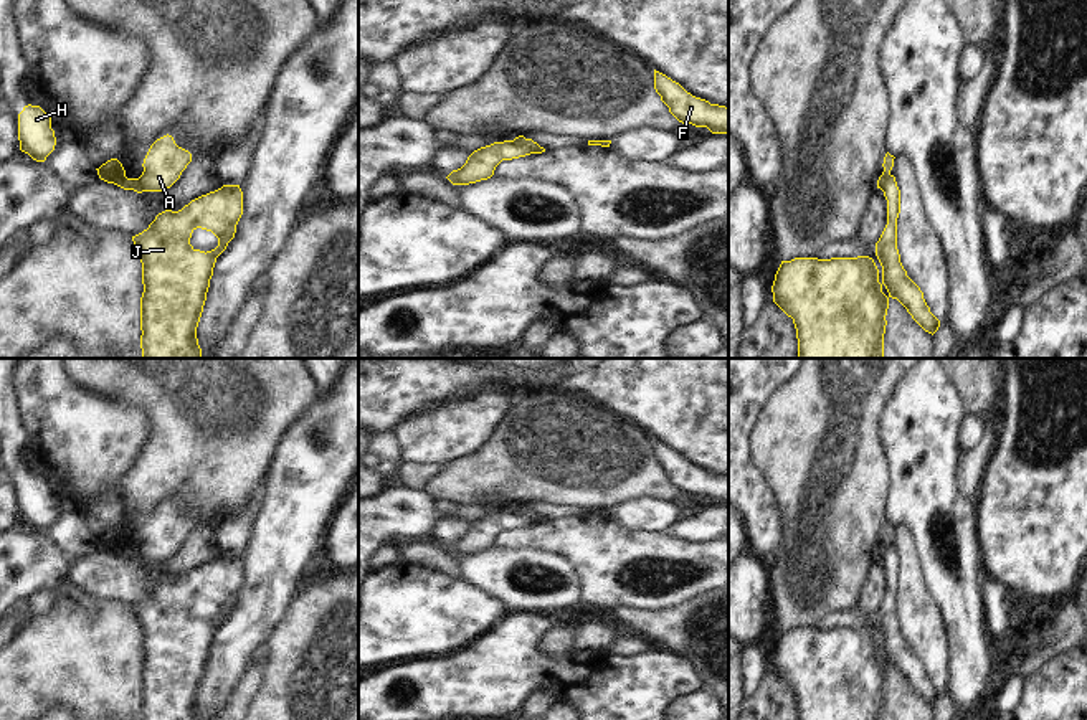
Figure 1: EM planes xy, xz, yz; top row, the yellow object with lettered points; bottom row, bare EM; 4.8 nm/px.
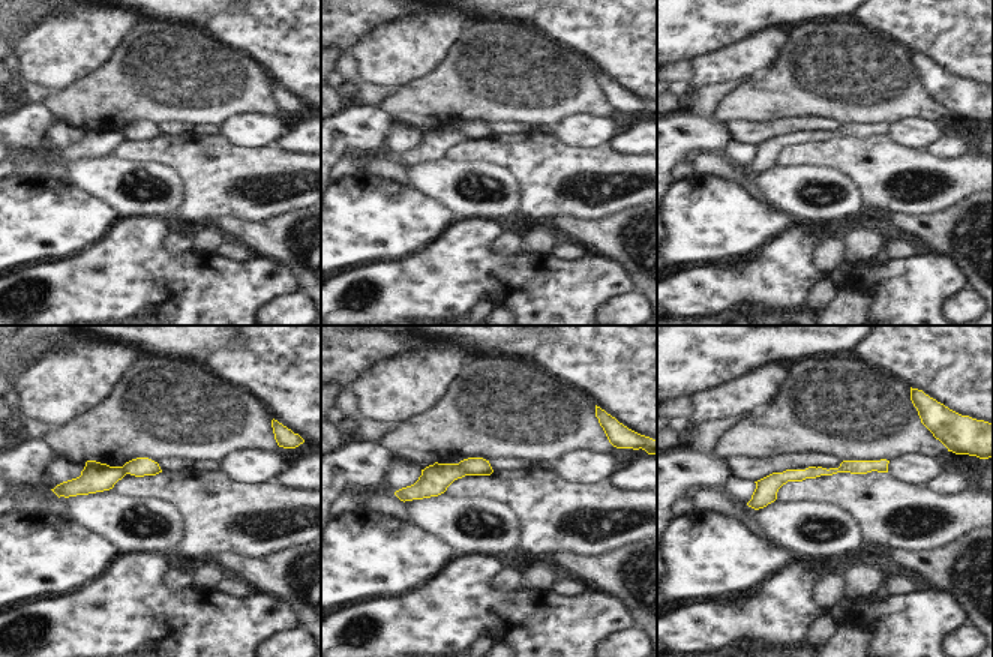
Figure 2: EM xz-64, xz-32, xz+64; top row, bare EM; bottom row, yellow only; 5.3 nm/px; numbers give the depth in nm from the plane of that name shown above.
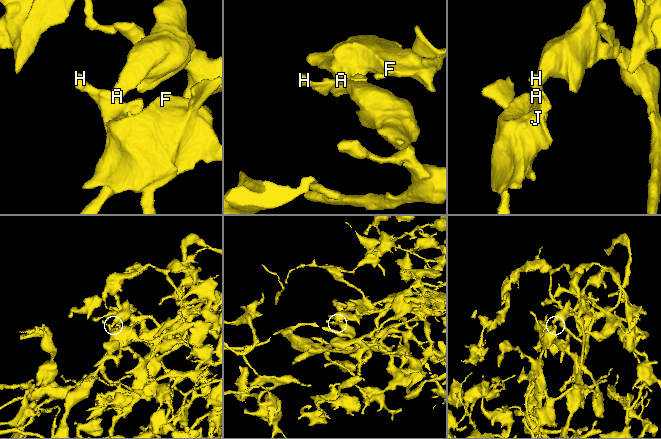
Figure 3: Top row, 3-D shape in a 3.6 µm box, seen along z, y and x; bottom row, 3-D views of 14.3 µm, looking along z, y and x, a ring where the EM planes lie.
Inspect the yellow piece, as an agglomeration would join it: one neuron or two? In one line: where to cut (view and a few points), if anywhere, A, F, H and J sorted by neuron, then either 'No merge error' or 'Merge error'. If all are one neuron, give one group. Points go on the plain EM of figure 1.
Split along xz (511, 511), (532, 522). Groups: A / F H J. Merge error

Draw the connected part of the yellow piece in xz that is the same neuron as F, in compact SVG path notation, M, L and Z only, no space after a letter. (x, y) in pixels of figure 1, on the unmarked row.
M656 439L654 459L679 492L707 497L712 504L729 502L729 477L692 466L679 452Z

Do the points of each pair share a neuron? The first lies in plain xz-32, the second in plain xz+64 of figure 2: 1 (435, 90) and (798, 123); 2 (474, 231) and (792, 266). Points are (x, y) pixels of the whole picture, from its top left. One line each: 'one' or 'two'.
1: two
2: one

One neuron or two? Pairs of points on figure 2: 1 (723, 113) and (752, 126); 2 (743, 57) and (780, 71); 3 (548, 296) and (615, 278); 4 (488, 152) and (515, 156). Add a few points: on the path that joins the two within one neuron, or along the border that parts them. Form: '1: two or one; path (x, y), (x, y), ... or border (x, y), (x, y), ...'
1: two; border (770, 120), (729, 119), (726, 122)
2: two; border (789, 36), (777, 57), (758, 75), (744, 81)
3: one; path (564, 294), (599, 279)
4: one; path (494, 152), (509, 152)

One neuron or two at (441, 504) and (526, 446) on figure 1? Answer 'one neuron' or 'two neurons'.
two neurons

